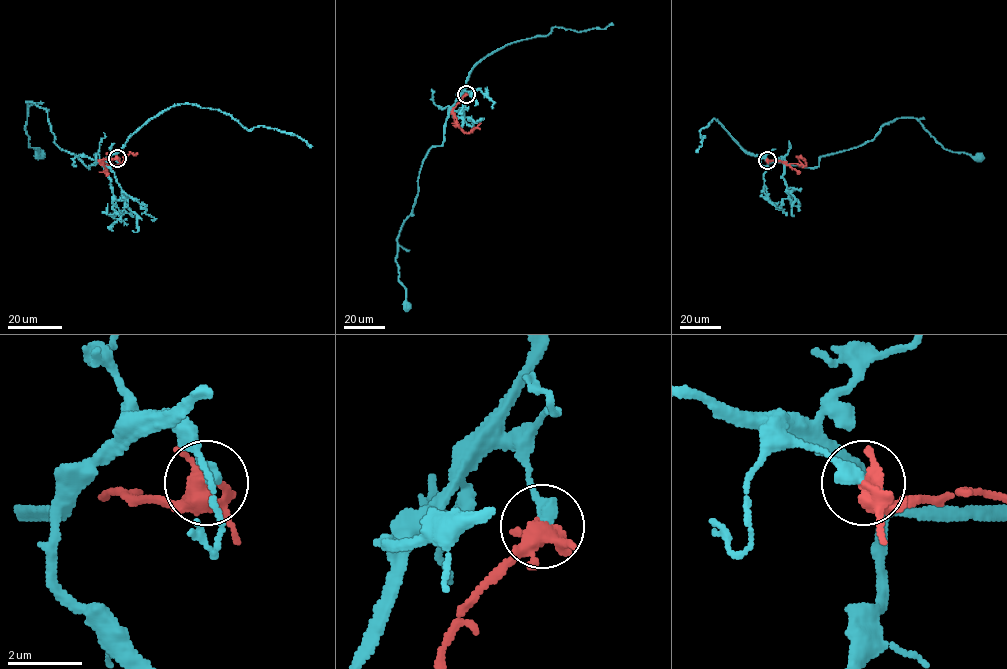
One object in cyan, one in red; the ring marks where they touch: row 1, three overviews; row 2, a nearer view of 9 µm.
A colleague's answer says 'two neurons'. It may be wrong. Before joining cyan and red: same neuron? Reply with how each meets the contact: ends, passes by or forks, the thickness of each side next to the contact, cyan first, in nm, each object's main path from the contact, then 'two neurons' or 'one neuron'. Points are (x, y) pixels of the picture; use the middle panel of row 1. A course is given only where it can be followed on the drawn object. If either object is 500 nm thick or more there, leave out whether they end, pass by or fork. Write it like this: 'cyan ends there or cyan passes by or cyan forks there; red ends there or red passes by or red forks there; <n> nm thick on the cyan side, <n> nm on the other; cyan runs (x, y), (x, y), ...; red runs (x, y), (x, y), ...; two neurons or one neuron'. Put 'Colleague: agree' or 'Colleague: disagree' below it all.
cyan ends there; red forks there; 360 nm thick on the cyan side, 400 nm on the other; cyan runs (465, 93), (447, 116), (442, 144), (423, 162), (412, 211), (397, 238), (406, 305); red runs (465, 94), (452, 110), (455, 124), (467, 133), (481, 123); two neurons
Colleague: agree

